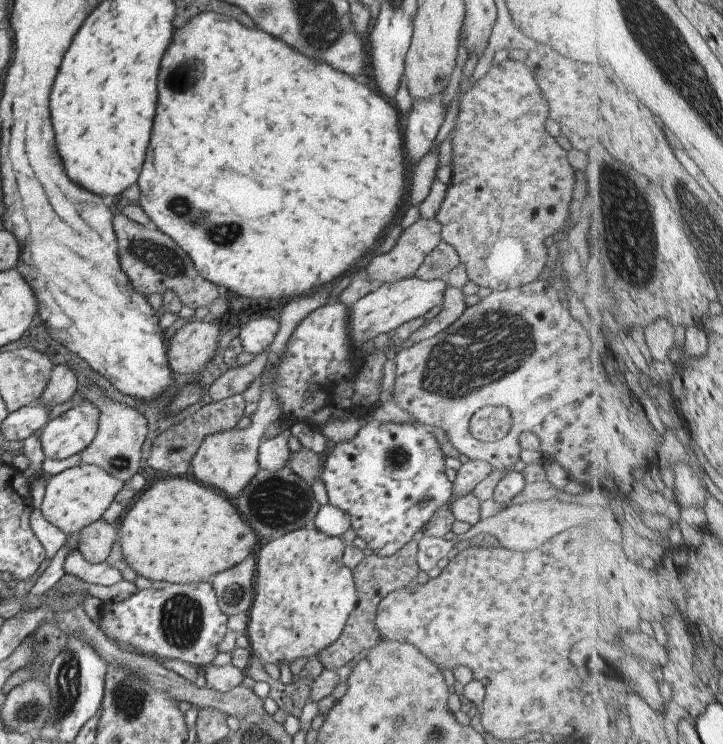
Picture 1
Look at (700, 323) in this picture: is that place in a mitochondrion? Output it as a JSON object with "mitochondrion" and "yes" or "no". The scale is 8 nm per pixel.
{"mitochondrion":"no"}

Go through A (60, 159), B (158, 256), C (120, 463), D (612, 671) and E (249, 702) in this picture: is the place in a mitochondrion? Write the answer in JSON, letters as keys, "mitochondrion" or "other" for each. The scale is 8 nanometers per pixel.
{"A":"other","B":"mitochondrion","C":"mitochondrion","D":"other","E":"other"}

